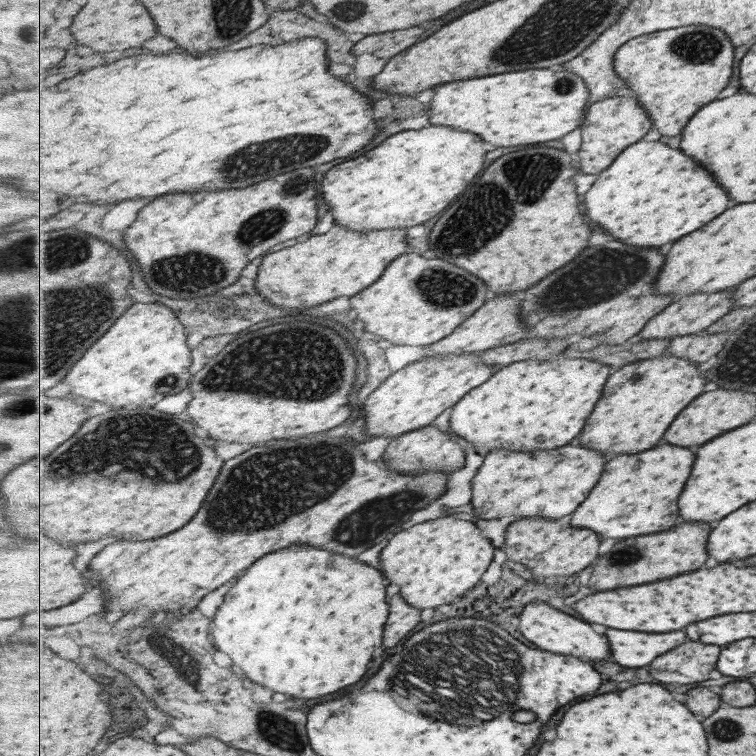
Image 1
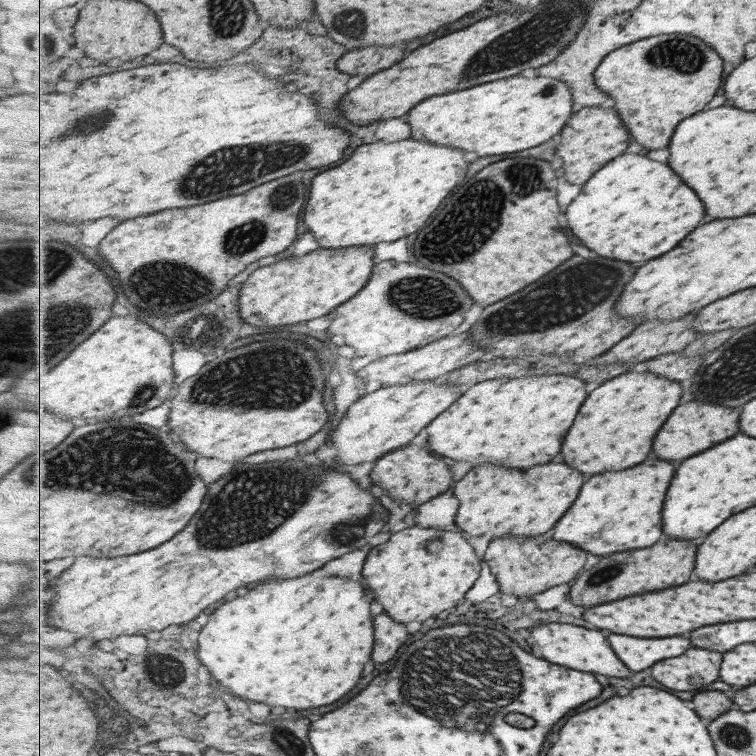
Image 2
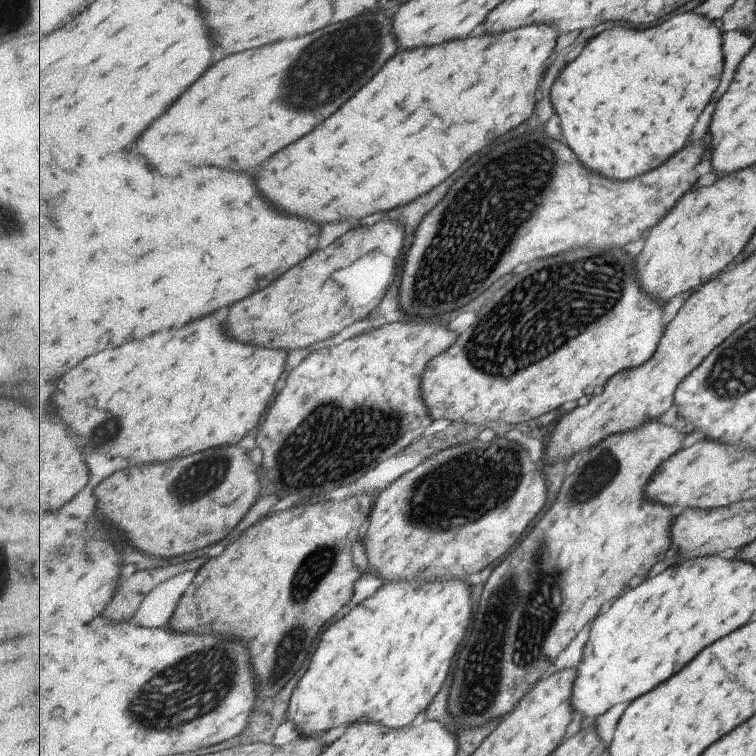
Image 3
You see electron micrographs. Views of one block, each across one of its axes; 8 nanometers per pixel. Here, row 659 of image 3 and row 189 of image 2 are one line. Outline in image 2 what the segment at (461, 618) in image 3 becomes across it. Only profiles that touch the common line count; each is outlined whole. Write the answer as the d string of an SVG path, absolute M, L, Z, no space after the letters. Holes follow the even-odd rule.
M411 138L399 140L398 142L375 142L372 144L361 145L355 152L353 152L353 156L350 156L345 162L333 168L333 170L325 168L325 170L319 172L313 179L310 188L309 202L305 204L305 224L307 230L312 232L315 240L317 240L317 246L325 247L325 249L337 249L361 245L377 246L381 242L395 242L401 238L405 238L405 236L409 236L409 234L413 234L413 232L425 228L427 222L429 222L429 218L433 216L433 212L439 210L439 206L443 204L443 200L445 200L457 186L461 186L465 181L467 174L469 174L469 166L471 166L471 162L467 162L465 156L467 156L467 151L465 151L465 149L447 147L447 145L430 144L430 142L426 142L425 140L411 140Z

